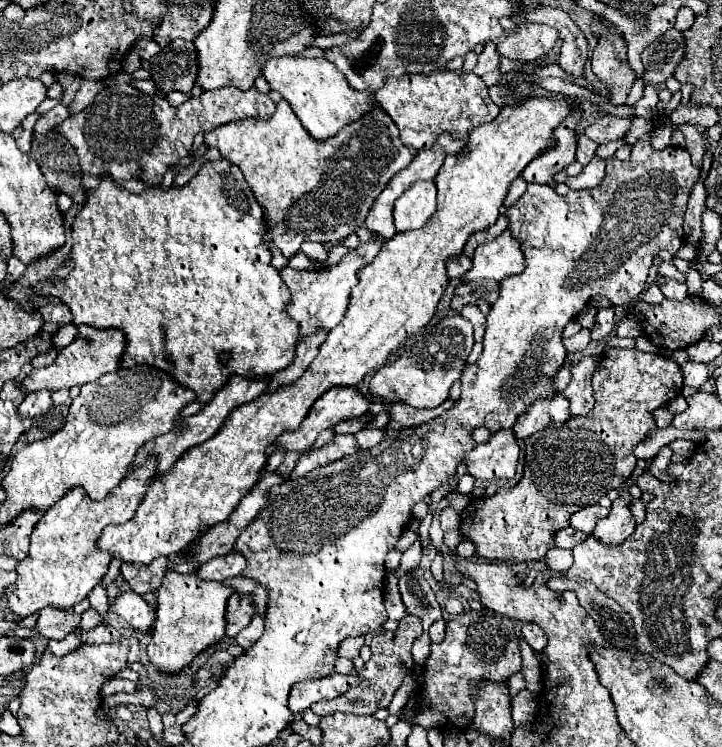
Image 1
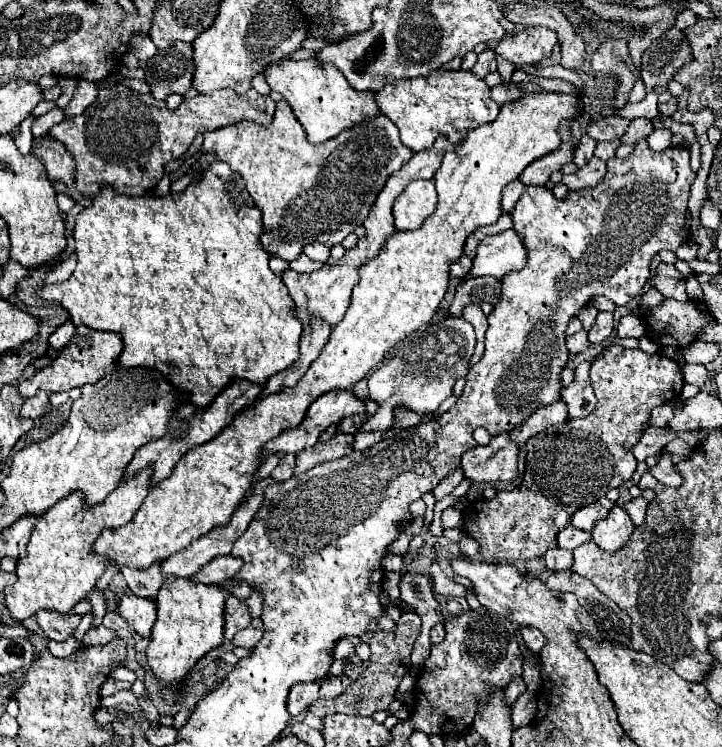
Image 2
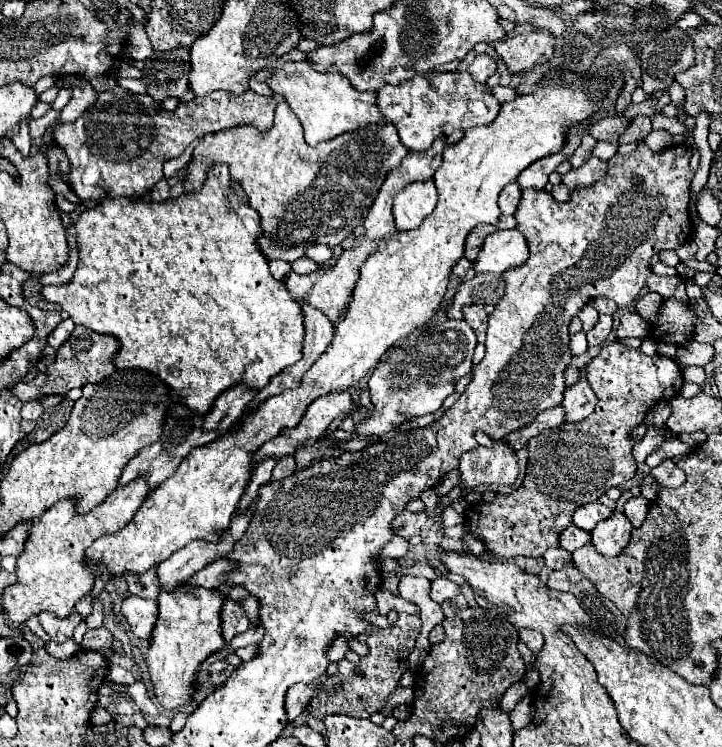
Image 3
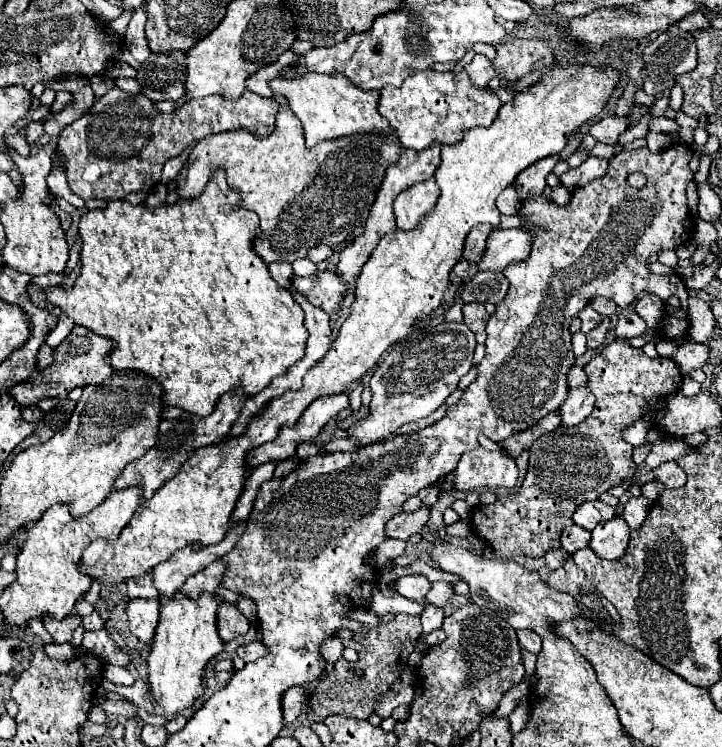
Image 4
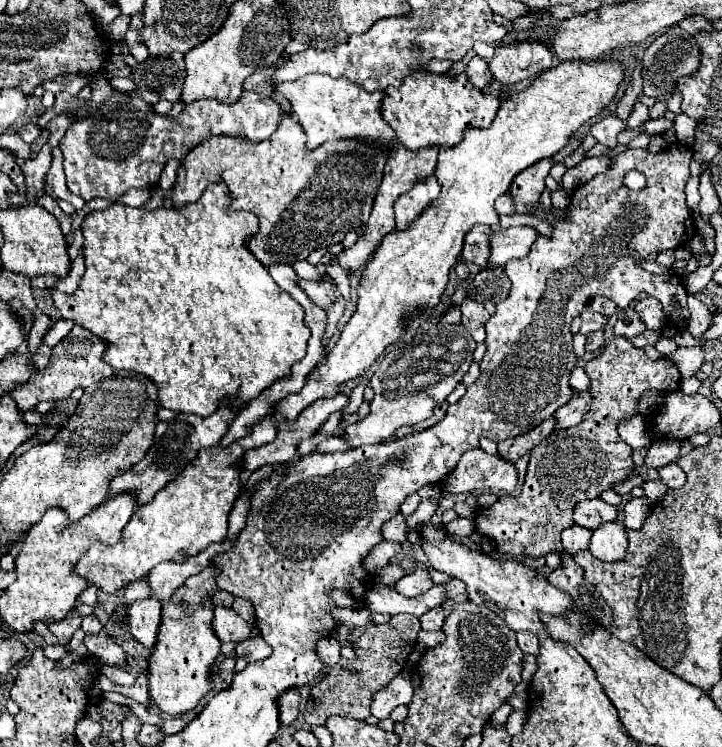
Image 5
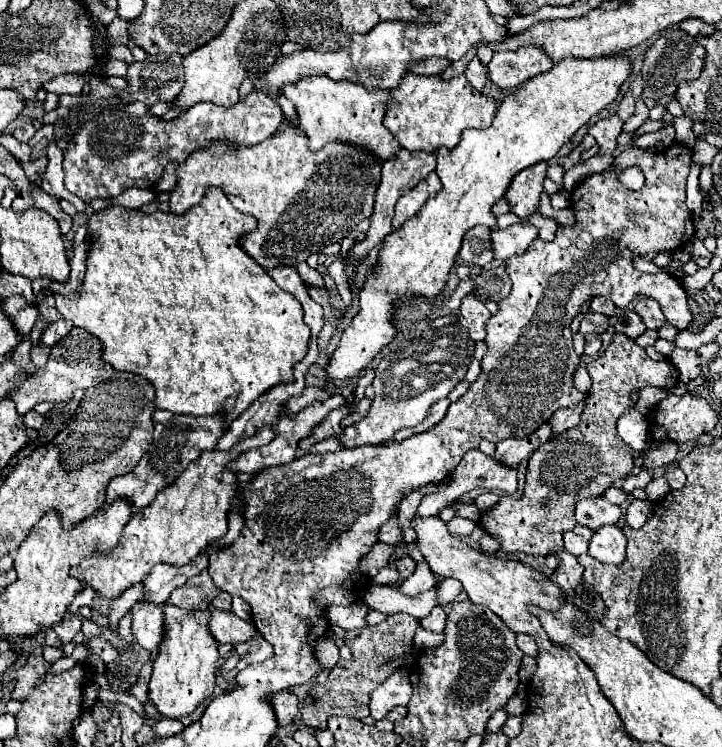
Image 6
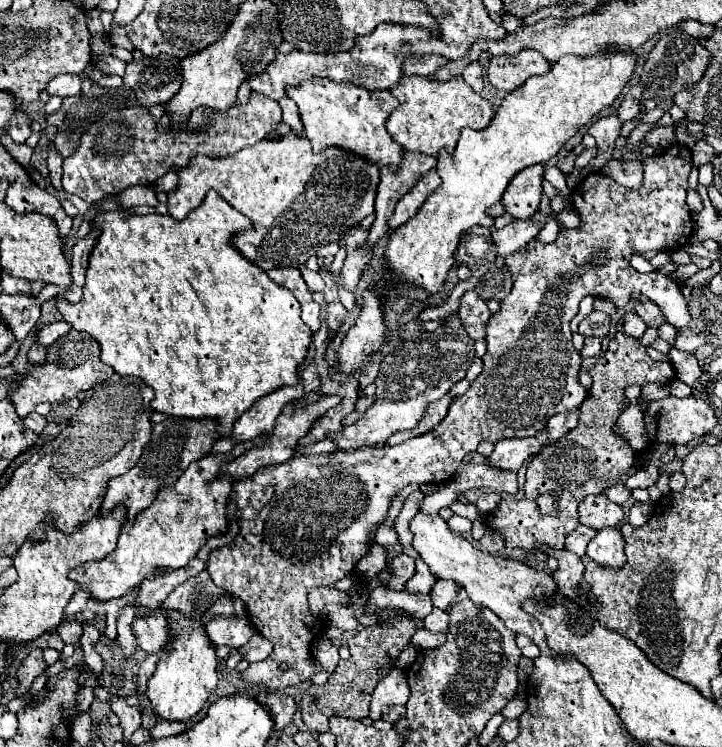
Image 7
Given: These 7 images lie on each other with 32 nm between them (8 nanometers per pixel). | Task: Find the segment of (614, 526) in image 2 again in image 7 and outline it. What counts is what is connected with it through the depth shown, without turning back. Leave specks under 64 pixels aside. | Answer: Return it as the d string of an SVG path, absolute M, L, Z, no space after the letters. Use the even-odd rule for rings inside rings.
M604 528L596 534L596 538L588 544L586 556L598 566L622 568L626 564L624 556L624 540L618 528Z

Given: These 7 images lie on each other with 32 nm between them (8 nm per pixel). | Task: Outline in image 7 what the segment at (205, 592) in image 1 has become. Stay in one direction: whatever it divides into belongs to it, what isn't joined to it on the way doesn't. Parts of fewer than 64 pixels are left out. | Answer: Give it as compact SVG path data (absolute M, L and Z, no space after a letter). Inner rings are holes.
M170 612L168 624L174 638L172 640L174 650L168 652L158 662L154 676L146 684L146 696L158 720L186 722L188 718L194 718L202 710L202 706L208 702L208 696L216 690L216 684L218 684L216 650L210 644L200 620L190 620L182 614Z

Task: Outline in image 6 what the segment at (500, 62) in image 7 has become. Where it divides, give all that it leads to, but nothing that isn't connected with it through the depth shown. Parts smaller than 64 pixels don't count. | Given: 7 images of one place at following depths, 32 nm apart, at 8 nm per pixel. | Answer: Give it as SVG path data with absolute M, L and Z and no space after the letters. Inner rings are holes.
M522 46L516 52L496 52L488 64L490 82L502 90L512 90L532 76L552 68L552 60L536 46Z

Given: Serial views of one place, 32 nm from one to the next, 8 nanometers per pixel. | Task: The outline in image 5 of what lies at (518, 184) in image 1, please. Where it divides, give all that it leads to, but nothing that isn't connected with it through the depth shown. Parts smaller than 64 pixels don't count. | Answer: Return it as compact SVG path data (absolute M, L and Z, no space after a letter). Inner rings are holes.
M508 192L502 194L502 196L496 200L494 210L496 210L498 214L514 214L514 202L510 200L510 194L508 194Z

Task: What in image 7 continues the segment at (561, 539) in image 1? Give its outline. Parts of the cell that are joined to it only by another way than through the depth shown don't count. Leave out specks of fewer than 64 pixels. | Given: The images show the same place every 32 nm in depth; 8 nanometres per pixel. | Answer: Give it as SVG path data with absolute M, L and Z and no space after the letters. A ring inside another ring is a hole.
M578 526L568 538L566 538L566 544L564 544L564 548L566 550L570 550L570 552L574 552L576 556L582 556L584 552L586 552L586 546L588 546L588 542L594 538L594 534L596 534L598 530L594 530L594 528L586 528L586 526Z

